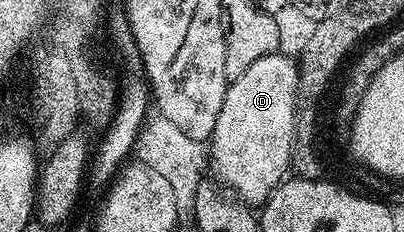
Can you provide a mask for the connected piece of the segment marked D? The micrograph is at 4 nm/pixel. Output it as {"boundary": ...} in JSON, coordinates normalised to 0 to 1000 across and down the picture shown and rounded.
{"boundary":[[[668,228],[636,254],[636,272],[626,272],[626,289],[606,306],[606,323],[564,362],[557,444],[547,444],[547,496],[537,496],[537,547],[517,612],[517,728],[532,741],[530,776],[545,802],[564,797],[584,853],[621,892],[649,888],[663,841],[696,793],[720,728],[723,625],[730,621],[740,284],[723,250],[718,263],[705,228]]]}

